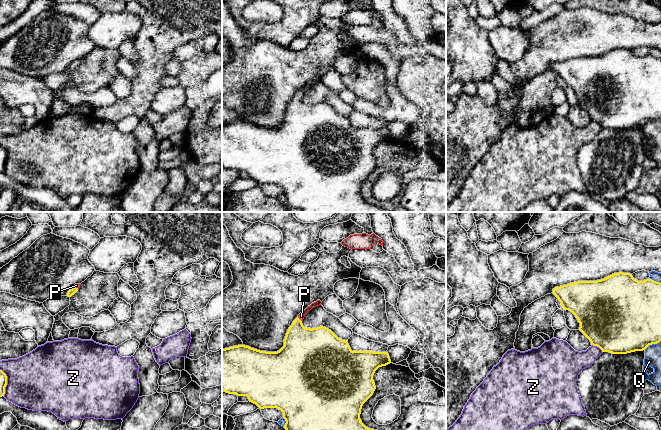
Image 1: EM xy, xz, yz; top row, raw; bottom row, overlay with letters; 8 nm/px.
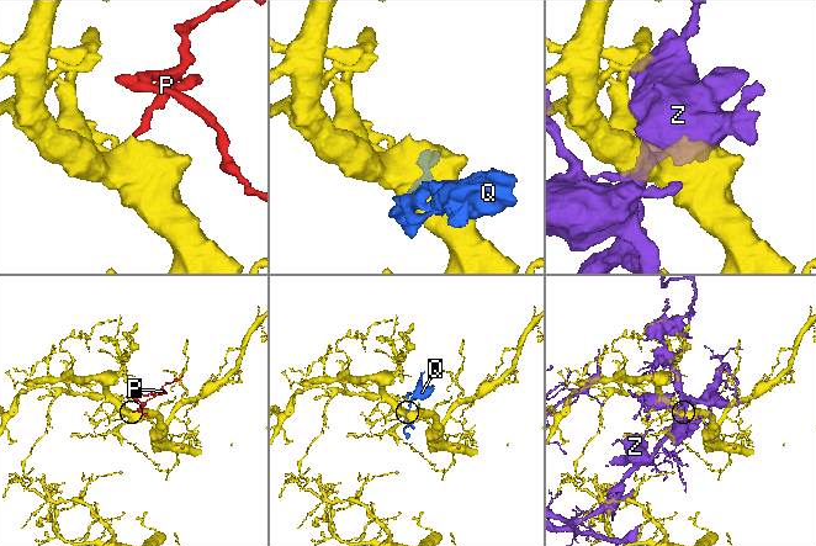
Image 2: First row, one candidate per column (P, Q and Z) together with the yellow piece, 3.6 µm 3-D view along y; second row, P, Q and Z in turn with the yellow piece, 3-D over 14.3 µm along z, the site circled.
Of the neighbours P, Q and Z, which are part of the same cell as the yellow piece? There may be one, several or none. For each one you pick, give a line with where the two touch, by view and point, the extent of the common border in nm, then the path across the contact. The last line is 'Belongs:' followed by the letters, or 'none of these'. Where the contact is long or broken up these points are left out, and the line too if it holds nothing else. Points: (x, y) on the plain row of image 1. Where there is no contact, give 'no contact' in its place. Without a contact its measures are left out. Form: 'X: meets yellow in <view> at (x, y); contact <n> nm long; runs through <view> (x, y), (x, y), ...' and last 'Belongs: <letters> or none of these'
P: meets yellow in xz at (299, 95); contact 50 nm long; runs through xz (305, 125), (298, 115), (299, 95), (301, 92)
Belongs: P

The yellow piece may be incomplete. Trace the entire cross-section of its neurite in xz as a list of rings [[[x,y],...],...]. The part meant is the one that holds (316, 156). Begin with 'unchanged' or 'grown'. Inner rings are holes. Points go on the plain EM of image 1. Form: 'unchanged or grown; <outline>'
grown; [[[317,76],[298,91],[286,109],[284,122],[277,128],[260,127],[245,121],[222,125],[222,166],[229,170],[236,170],[237,172],[247,172],[249,177],[256,180],[260,185],[277,184],[281,186],[283,188],[283,194],[286,197],[284,204],[288,209],[298,208],[302,212],[386,212],[378,206],[366,203],[360,195],[360,190],[363,180],[373,171],[376,165],[373,156],[375,147],[379,143],[391,139],[389,130],[388,128],[352,127],[347,117],[338,114],[326,103],[305,104],[302,100],[305,91],[312,84],[321,81],[321,79],[320,76]]]

